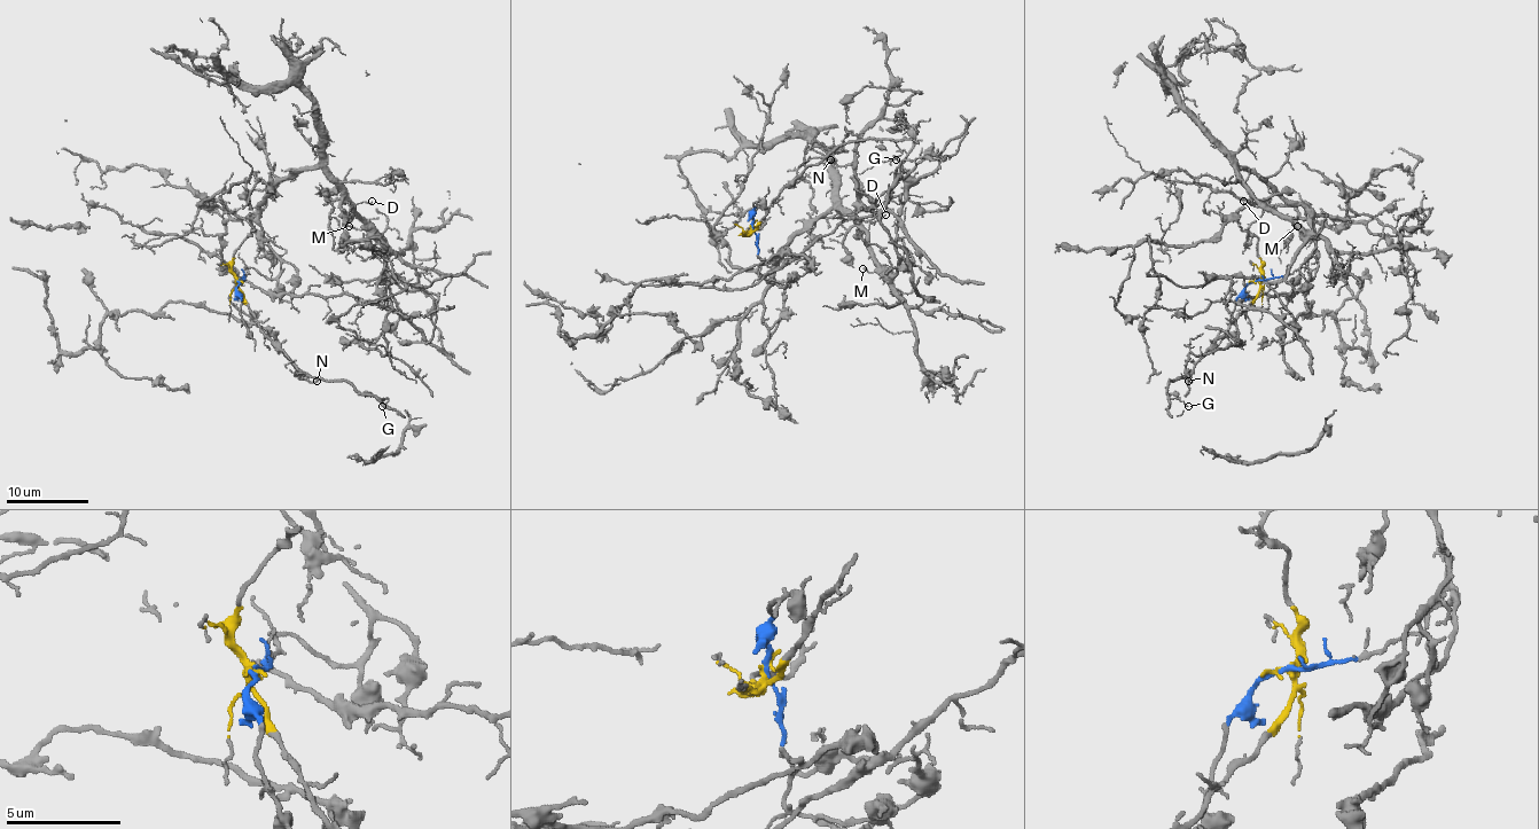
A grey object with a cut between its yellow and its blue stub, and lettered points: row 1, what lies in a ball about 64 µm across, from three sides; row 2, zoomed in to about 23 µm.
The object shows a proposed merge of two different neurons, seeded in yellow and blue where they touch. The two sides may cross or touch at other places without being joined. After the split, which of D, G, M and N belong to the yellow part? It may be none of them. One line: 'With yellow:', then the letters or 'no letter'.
With yellow: G, N

